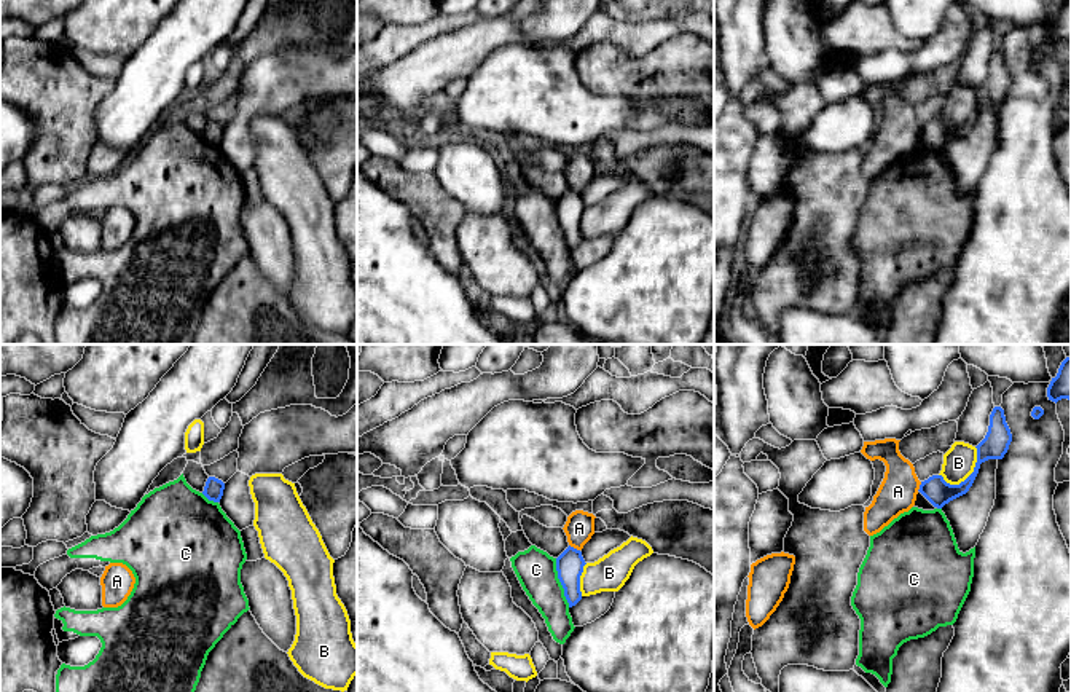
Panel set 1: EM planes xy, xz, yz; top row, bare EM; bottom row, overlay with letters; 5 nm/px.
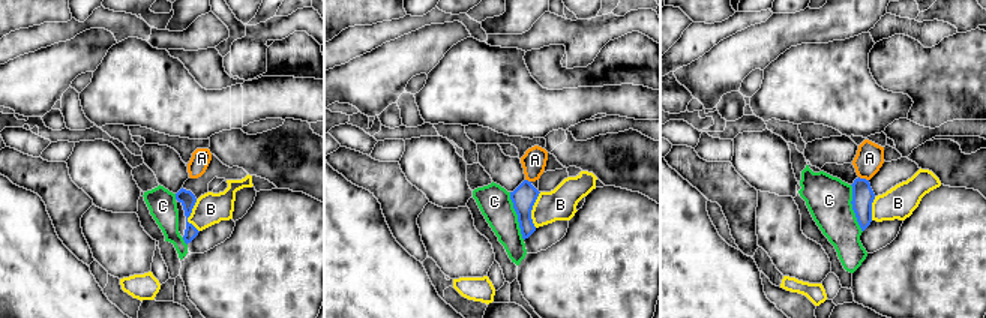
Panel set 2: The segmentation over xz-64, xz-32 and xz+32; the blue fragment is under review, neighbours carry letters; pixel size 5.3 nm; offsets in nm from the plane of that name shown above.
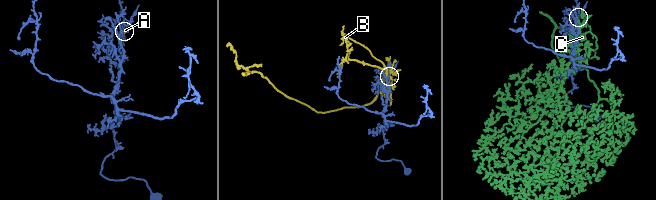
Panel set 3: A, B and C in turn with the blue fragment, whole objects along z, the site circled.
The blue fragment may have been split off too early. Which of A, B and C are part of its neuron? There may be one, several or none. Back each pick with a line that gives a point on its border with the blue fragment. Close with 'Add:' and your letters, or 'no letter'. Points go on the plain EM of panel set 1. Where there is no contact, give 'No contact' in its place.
Add: no letter

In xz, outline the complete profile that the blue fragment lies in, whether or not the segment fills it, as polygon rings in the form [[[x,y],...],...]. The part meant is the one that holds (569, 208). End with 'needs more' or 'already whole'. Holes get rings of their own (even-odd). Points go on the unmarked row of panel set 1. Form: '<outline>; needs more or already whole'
[[[571,188],[556,201],[558,222],[564,231],[569,250],[582,242],[580,218],[585,207],[582,195]]]; already whole

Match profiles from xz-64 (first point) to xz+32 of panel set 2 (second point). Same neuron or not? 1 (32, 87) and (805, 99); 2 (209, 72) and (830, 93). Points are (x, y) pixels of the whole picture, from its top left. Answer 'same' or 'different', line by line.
1: different
2: different

